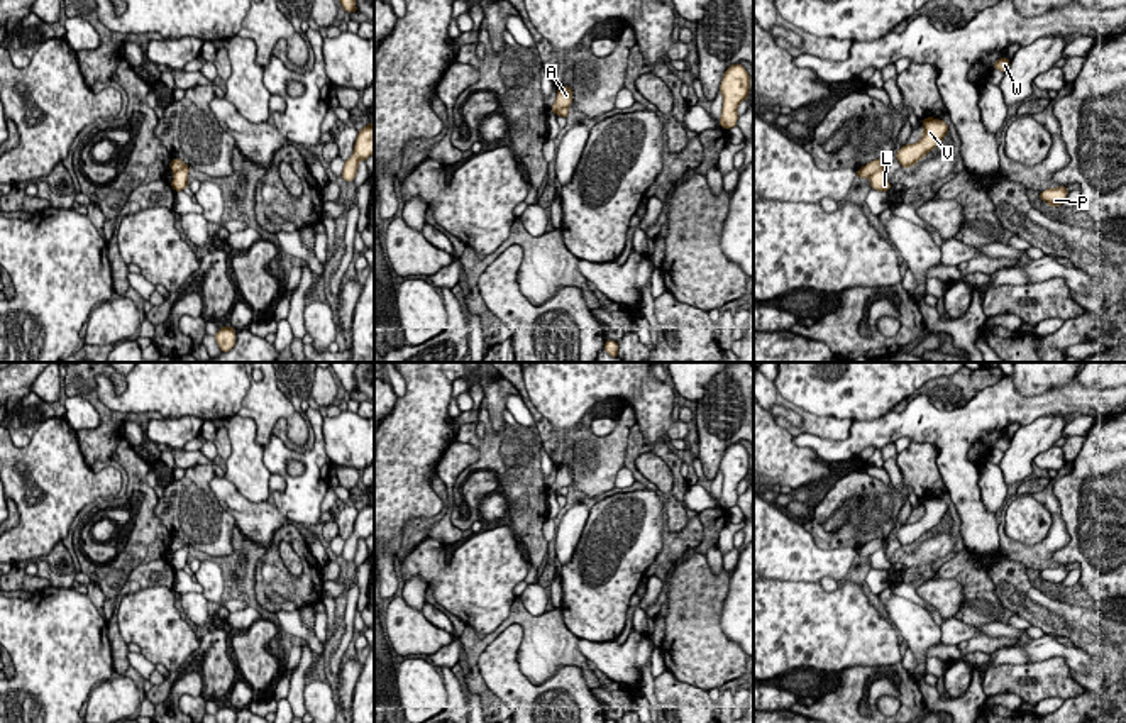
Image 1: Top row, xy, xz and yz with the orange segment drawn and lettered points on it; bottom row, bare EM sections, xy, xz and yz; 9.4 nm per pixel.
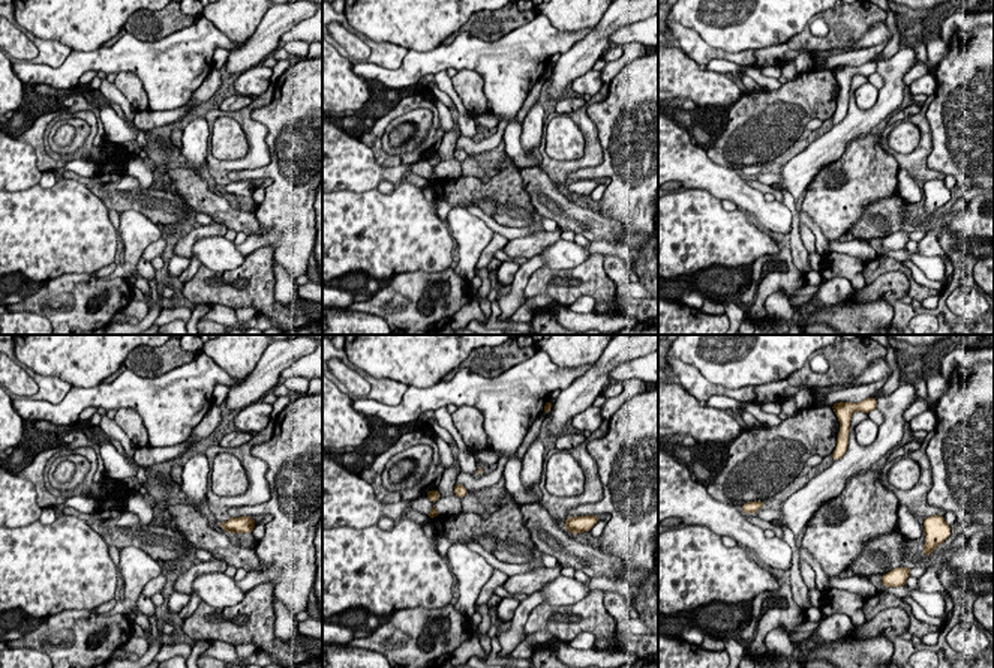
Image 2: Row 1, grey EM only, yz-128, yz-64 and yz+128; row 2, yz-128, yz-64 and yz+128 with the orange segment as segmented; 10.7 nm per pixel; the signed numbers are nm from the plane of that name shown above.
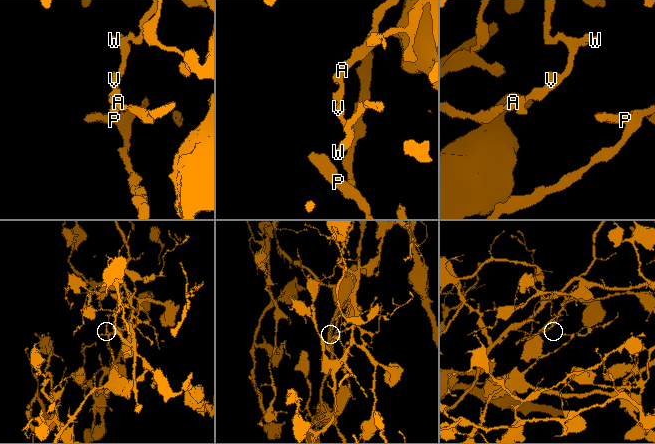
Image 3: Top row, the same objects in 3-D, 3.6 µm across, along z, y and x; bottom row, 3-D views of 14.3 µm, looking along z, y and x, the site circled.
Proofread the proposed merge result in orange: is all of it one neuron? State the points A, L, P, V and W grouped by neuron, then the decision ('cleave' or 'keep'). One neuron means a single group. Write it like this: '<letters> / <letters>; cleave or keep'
A P / L V W; cleave

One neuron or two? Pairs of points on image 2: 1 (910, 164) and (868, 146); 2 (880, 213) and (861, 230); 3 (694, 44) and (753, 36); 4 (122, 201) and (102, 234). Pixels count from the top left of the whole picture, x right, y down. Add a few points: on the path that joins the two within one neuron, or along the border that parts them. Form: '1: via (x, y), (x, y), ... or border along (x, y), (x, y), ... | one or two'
1: border along (879, 141), (900, 168) | two
2: via (876, 218), (865, 228) | one
3: border along (678, 23), (693, 29), (711, 45), (742, 51) | two
4: border along (83, 183), (108, 207) | two

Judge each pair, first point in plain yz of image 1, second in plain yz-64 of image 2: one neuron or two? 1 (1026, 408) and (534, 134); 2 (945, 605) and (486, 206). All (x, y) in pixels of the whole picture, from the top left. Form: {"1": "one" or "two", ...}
{"1": "two", "2": "one"}

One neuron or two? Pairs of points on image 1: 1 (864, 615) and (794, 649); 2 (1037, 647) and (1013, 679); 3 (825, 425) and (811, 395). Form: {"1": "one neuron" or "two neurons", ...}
{"1": "one neuron", "2": "two neurons", "3": "two neurons"}

